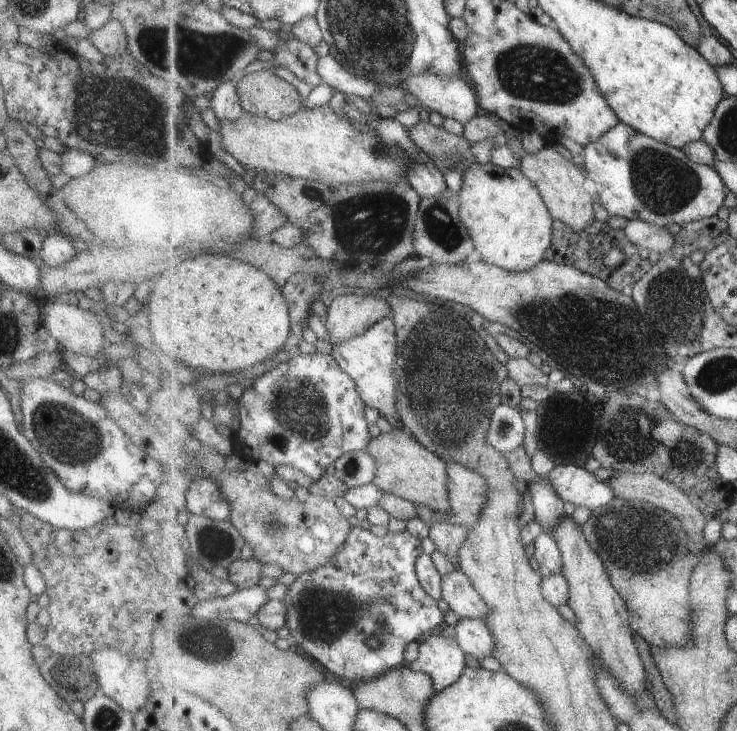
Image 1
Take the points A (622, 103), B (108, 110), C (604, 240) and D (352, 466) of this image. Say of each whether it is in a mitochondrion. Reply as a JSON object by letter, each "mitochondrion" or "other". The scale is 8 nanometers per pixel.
{"A":"other","B":"mitochondrion","C":"other","D":"mitochondrion"}

